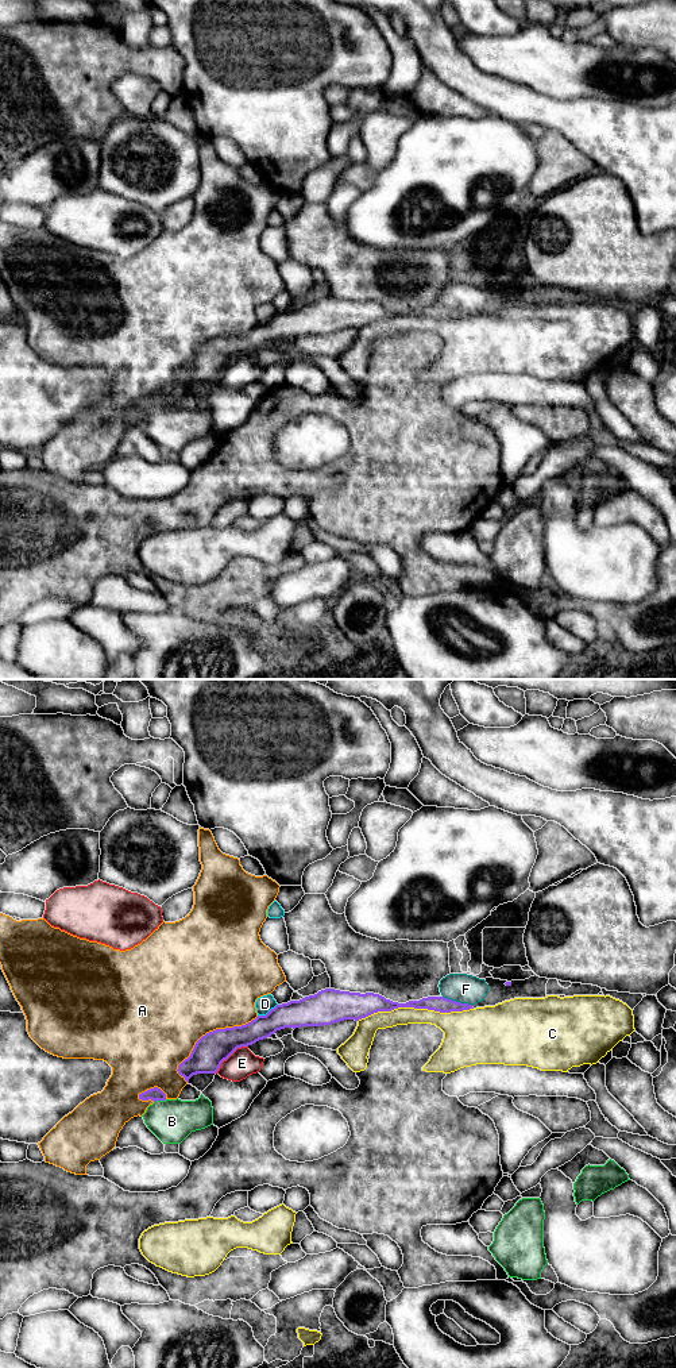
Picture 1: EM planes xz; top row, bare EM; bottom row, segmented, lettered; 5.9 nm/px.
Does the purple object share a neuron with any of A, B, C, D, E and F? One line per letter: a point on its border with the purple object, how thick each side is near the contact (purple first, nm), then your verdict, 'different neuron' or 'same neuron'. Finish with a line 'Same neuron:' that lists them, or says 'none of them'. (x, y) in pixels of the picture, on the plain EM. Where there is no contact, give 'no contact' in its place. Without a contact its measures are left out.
A: xz (213, 339) | 190/500 nm | different neuron
B: xz (159, 408) | 80/260 nm | different neuron
C: xz (414, 316) | 110/150 nm | different neuron
D: xz (269, 320) | 180/100 nm | different neuron
E: xz (230, 363) | 190/170 nm | different neuron
F: xz (458, 311) | 100/180 nm | different neuron
Same neuron: none of them

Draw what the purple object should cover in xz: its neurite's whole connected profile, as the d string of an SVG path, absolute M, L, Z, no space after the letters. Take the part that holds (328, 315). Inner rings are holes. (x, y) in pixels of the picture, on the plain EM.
M325 297L300 309L277 313L266 324L258 324L251 331L216 338L202 344L190 365L178 374L178 382L189 388L197 382L216 382L224 369L237 357L248 355L267 347L285 336L322 335L344 328L359 330L378 320L391 320L398 316L428 317L440 321L474 317L444 305L428 305L406 312L393 311L374 301L349 301Z

